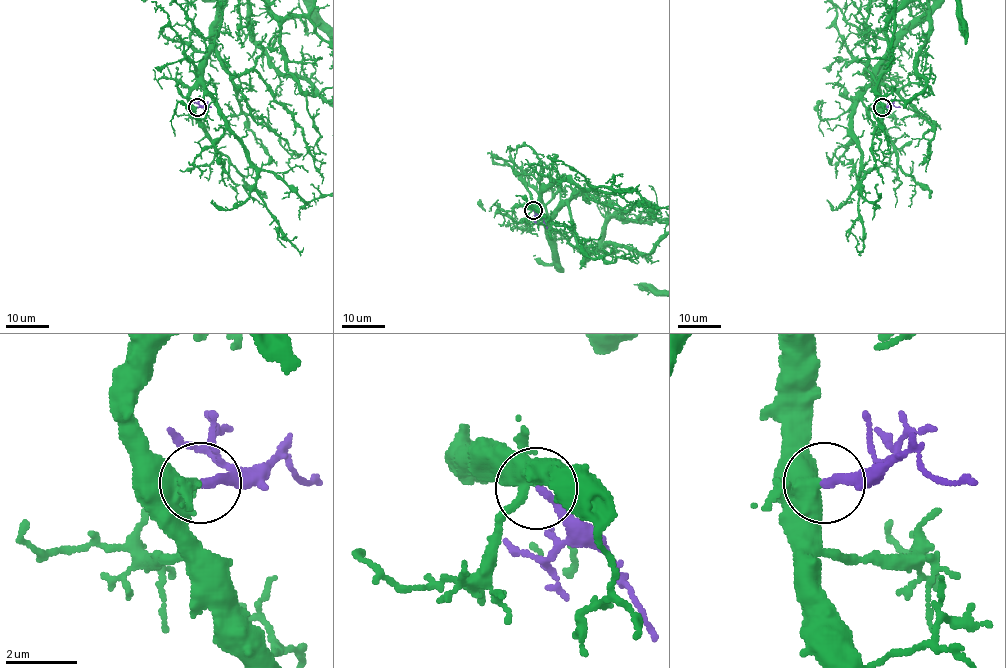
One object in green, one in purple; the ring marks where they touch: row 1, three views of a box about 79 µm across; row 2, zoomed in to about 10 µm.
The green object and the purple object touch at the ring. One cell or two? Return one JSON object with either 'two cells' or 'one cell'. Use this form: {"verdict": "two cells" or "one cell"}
{"verdict": "one cell"}

